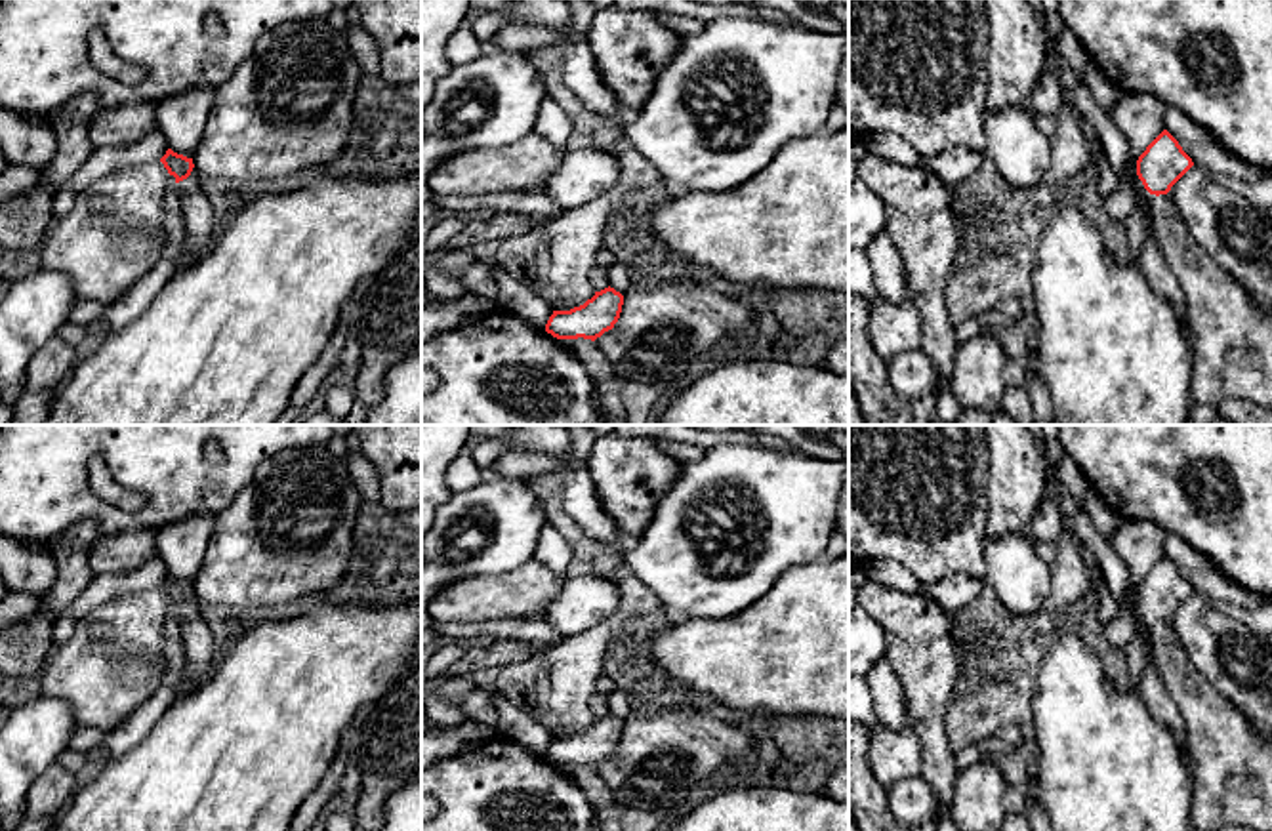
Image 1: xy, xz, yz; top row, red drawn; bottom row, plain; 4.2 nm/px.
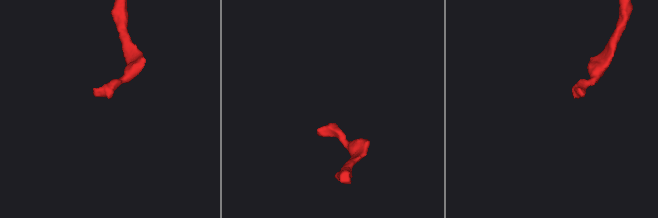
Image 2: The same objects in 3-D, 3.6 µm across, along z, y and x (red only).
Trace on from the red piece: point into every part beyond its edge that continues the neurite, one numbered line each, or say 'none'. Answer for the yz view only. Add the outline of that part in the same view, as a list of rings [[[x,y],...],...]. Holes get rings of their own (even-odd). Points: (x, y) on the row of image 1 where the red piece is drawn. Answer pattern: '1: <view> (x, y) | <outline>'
1: yz (1152, 263) | [[[1137,179],[1137,189],[1140,193],[1140,198],[1142,198],[1142,210],[1144,210],[1144,223],[1146,223],[1146,231],[1144,231],[1144,244],[1142,244],[1142,253],[1140,253],[1140,261],[1139,261],[1139,267],[1146,278],[1146,282],[1150,284],[1150,288],[1159,294],[1165,301],[1171,303],[1171,307],[1175,309],[1180,324],[1184,326],[1184,332],[1190,339],[1190,332],[1186,328],[1186,309],[1184,309],[1184,295],[1182,295],[1182,290],[1169,267],[1169,263],[1165,261],[1159,246],[1158,246],[1158,240],[1152,233],[1152,215],[1150,215],[1150,204],[1152,204],[1152,198],[1156,194],[1150,194],[1142,181]]]

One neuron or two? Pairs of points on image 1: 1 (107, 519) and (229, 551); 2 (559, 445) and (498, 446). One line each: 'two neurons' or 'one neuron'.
1: two neurons
2: one neuron

